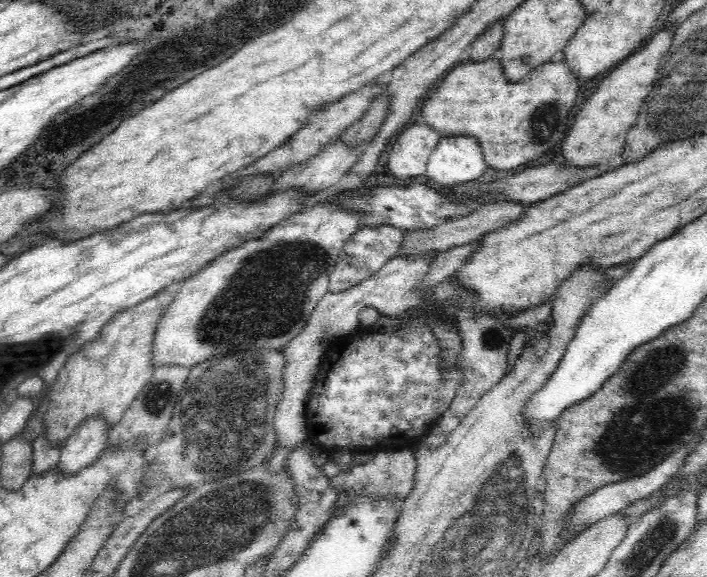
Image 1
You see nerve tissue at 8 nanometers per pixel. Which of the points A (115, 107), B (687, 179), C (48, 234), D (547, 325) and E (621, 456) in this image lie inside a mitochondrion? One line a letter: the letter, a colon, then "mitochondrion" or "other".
A: other
B: other
C: other
D: other
E: mitochondrion

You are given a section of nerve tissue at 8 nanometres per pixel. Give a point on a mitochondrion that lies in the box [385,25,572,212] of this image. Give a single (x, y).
(546, 121)

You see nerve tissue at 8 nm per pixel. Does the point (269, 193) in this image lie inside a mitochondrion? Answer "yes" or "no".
no

